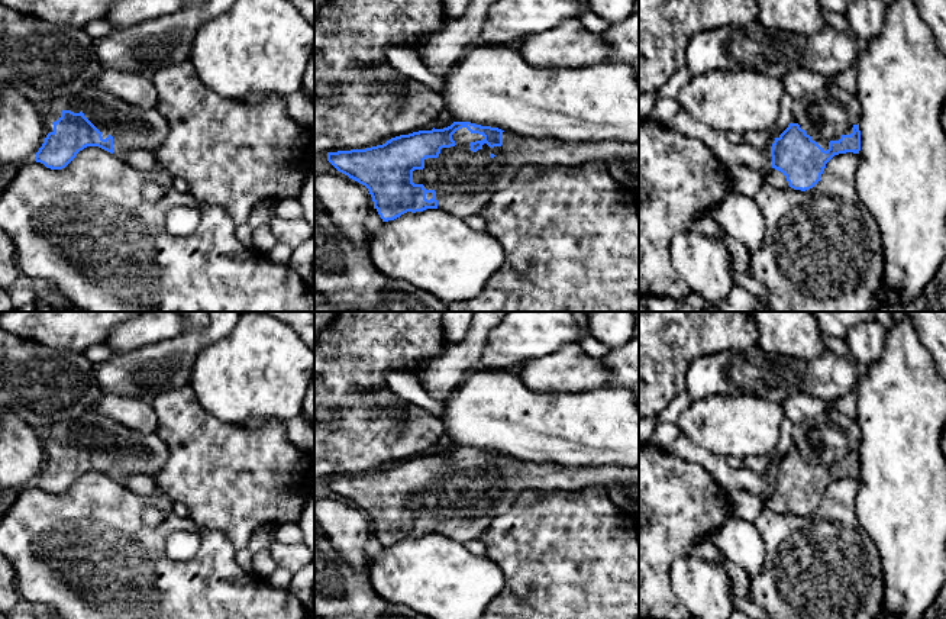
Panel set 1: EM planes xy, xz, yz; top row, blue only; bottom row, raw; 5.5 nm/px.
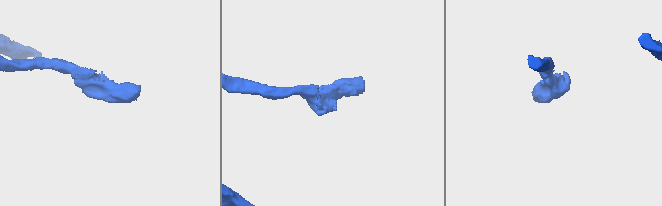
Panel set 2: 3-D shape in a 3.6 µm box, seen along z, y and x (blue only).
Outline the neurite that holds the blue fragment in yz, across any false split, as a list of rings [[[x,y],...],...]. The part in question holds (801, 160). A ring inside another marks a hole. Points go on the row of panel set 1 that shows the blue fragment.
[[[832,81],[819,93],[794,100],[792,122],[771,146],[772,168],[781,171],[794,190],[810,190],[821,178],[826,164],[839,154],[861,151],[859,100]]]

